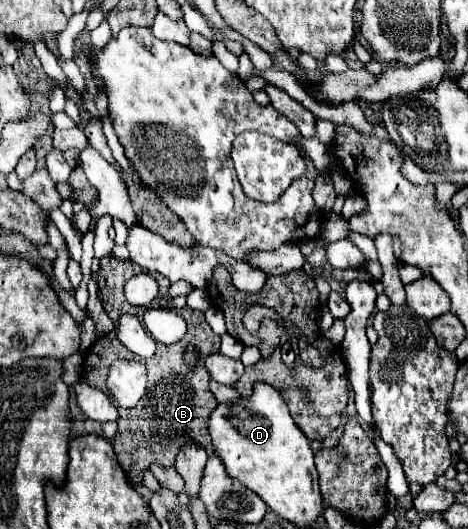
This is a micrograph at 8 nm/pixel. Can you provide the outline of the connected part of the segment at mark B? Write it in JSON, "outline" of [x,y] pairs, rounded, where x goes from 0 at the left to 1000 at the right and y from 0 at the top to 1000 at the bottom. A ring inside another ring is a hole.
{"outline":[[[425,588],[397,590],[391,597],[400,607],[400,641],[387,641],[374,652],[344,652],[335,667],[310,682],[314,709],[318,709],[318,732],[306,754],[293,762],[293,769],[254,777],[254,815],[241,834],[250,868],[276,905],[280,917],[306,909],[306,894],[331,875],[344,883],[370,883],[374,864],[382,856],[382,841],[391,834],[417,834],[421,841],[434,841],[442,849],[442,860],[455,860],[455,841],[451,841],[451,822],[442,811],[442,796],[451,777],[464,769],[464,754],[447,739],[447,705],[434,690],[438,675],[451,667],[468,667],[468,633],[459,633],[442,607],[438,595]],[[395,652],[412,652],[425,660],[429,679],[417,686],[417,694],[400,694],[391,682],[387,660]]]}

